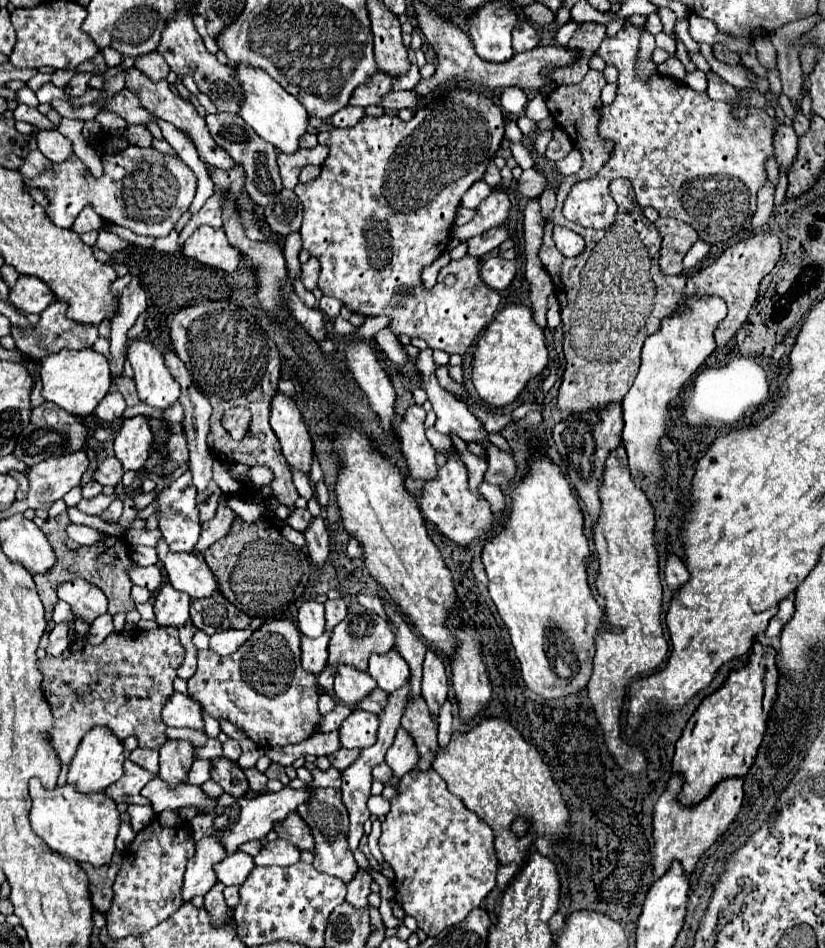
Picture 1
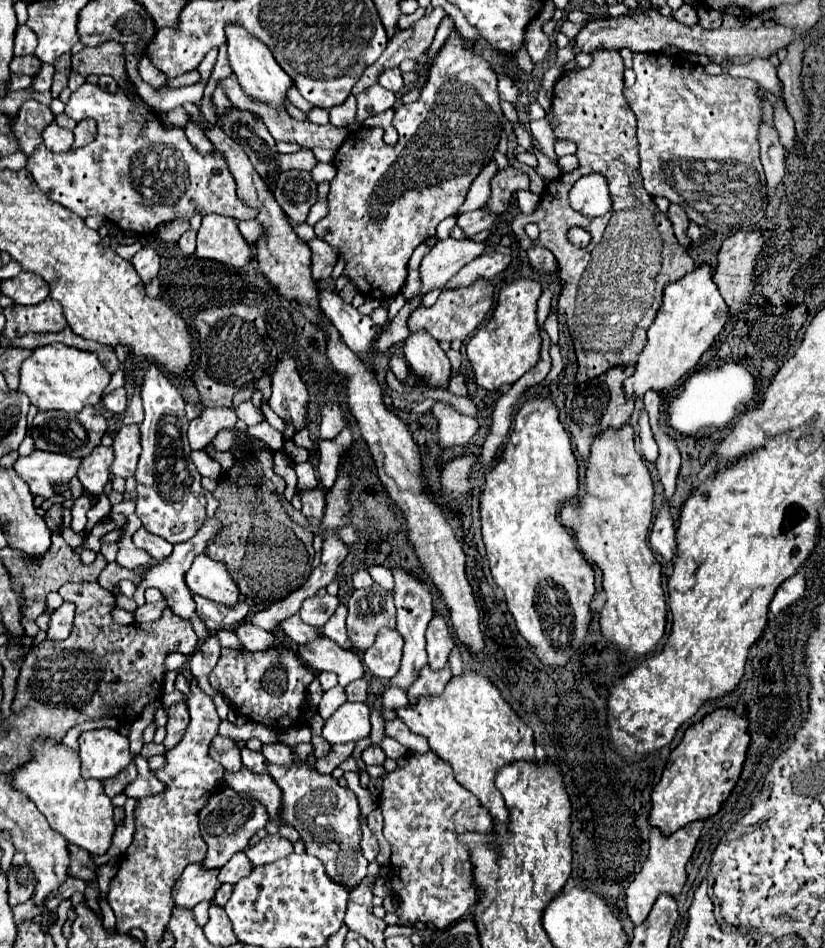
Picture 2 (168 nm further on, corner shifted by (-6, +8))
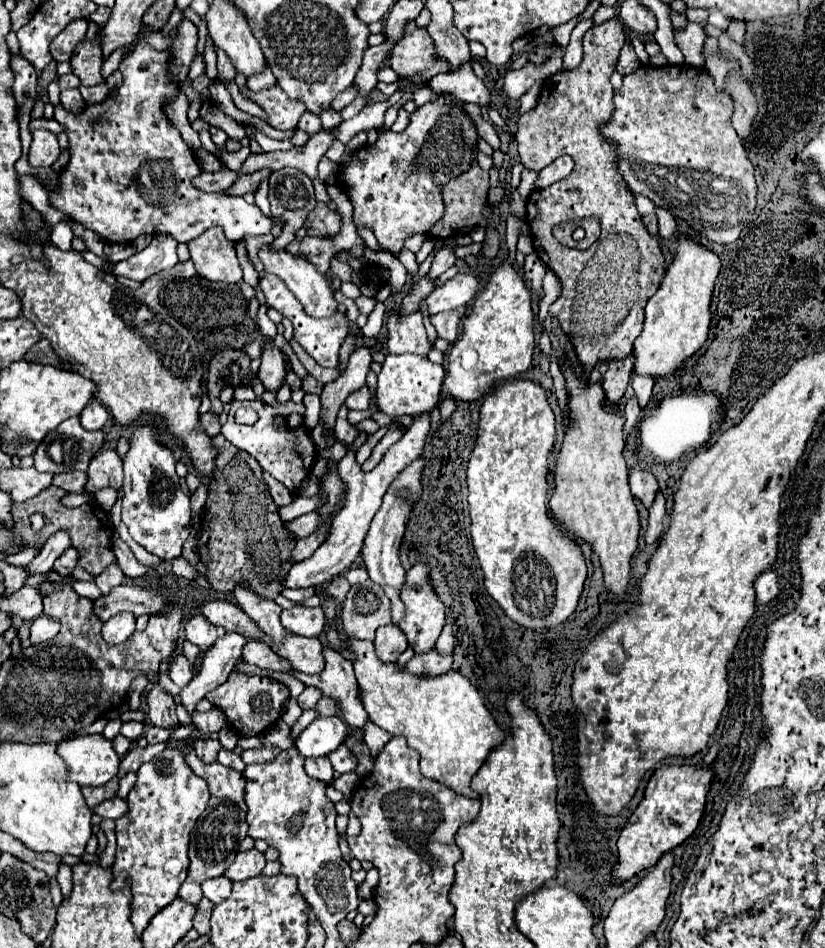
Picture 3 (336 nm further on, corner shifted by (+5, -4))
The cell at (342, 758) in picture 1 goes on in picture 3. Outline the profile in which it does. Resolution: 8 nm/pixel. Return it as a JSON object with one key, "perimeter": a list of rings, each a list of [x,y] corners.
{"perimeter":[[[317,758],[317,760],[305,760],[305,770],[309,776],[319,778],[321,782],[331,782],[333,780],[333,766],[329,762],[329,758]]]}

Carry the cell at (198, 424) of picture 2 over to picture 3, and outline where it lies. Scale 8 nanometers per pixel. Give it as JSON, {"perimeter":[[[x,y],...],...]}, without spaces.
{"perimeter":[[[207,412],[207,414],[199,416],[199,422],[201,422],[201,426],[203,426],[203,432],[205,432],[205,434],[209,434],[211,438],[215,438],[215,436],[219,434],[219,430],[221,430],[219,418],[217,418],[215,414],[211,414],[211,412]]]}

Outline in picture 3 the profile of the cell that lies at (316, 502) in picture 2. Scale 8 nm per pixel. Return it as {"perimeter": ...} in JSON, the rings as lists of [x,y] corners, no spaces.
{"perimeter":[[[265,472],[265,482],[267,482],[269,494],[271,494],[271,498],[275,500],[277,506],[289,506],[289,504],[295,500],[293,494],[291,494],[281,482],[277,482],[271,474],[267,474],[267,472]]]}

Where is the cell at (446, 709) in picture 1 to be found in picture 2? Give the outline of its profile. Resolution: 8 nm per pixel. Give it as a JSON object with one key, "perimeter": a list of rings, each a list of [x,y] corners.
{"perimeter":[[[456,644],[454,648],[452,648],[452,652],[450,652],[450,668],[452,668],[452,674],[454,676],[458,676],[464,668],[462,668],[462,658],[460,658],[460,646]]]}

